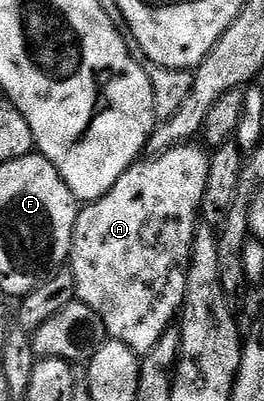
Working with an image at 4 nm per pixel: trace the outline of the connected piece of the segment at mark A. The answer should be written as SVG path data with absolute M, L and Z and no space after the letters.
M178 145L162 155L142 158L126 169L123 177L101 199L84 204L78 210L68 266L73 273L73 290L83 305L95 309L109 339L118 339L138 357L149 355L164 333L174 326L184 305L189 259L199 216L210 156L206 148Z

